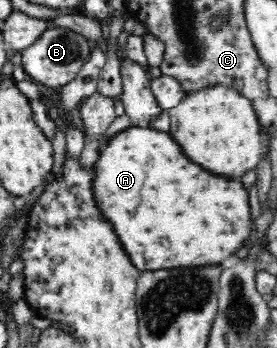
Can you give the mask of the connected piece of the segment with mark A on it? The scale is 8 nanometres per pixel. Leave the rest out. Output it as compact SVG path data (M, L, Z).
M131 126L110 138L105 149L96 165L100 171L100 183L96 183L96 187L100 187L100 207L104 207L104 211L108 211L108 219L116 223L120 241L128 247L128 255L140 271L220 265L228 257L236 255L244 247L242 243L248 243L254 229L254 217L244 183L224 175L214 175L198 163L192 163L169 133Z

